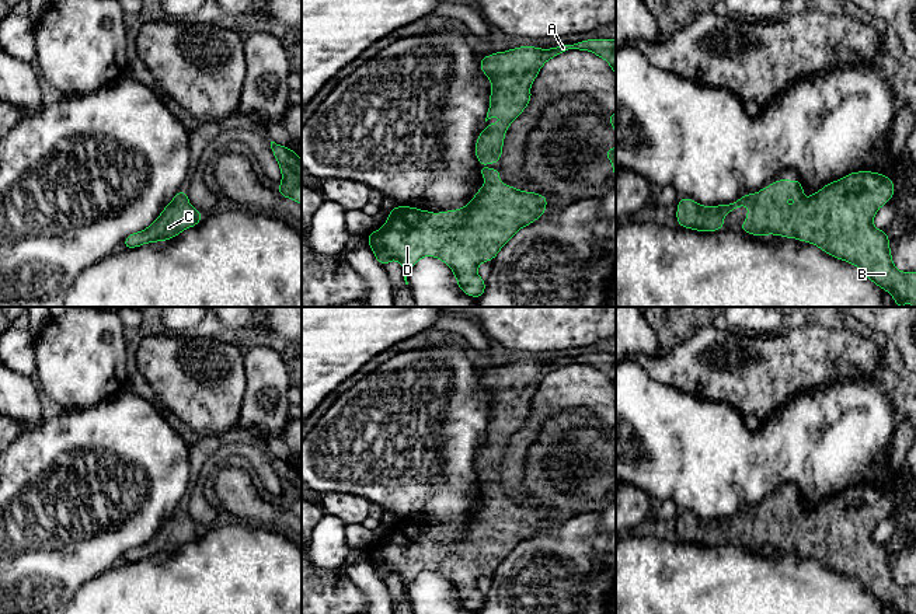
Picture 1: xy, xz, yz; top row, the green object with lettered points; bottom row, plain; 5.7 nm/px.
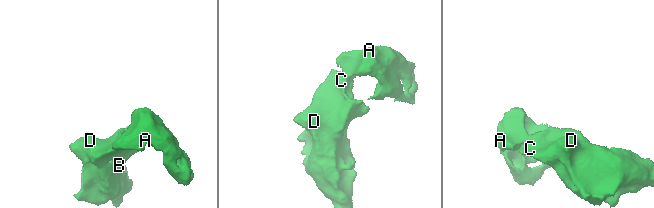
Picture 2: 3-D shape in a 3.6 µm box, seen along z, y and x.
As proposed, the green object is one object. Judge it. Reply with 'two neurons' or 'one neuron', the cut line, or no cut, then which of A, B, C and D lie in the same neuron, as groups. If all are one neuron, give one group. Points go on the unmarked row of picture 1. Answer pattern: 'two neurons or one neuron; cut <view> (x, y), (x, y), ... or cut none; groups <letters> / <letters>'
one neuron; cut none; groups A B C D

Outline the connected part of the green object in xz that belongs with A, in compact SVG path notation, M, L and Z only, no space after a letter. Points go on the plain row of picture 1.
M586 353L550 363L519 360L481 371L481 386L492 398L485 436L495 428L501 430L502 436L485 439L485 443L478 449L476 454L478 478L501 475L505 446L532 414L529 401L548 373L570 363L589 364L605 373L616 390L616 353Z

